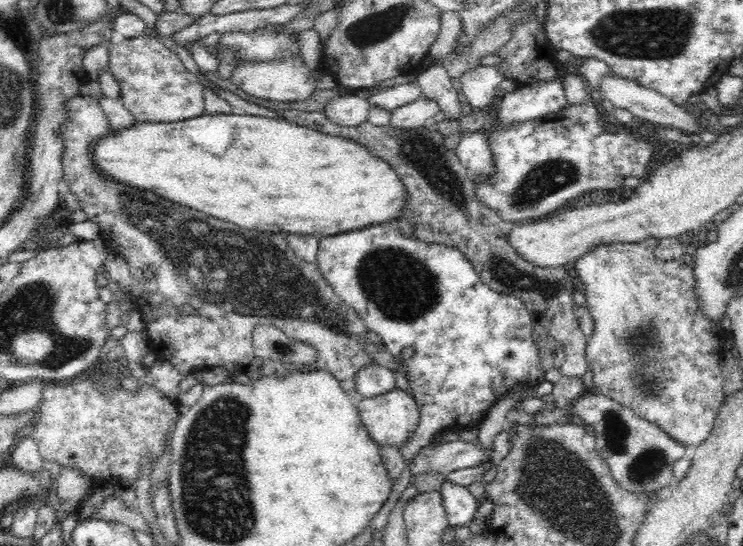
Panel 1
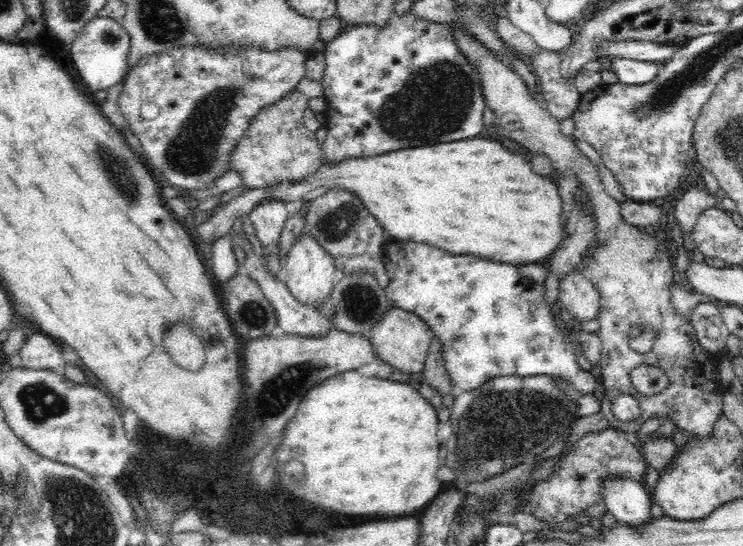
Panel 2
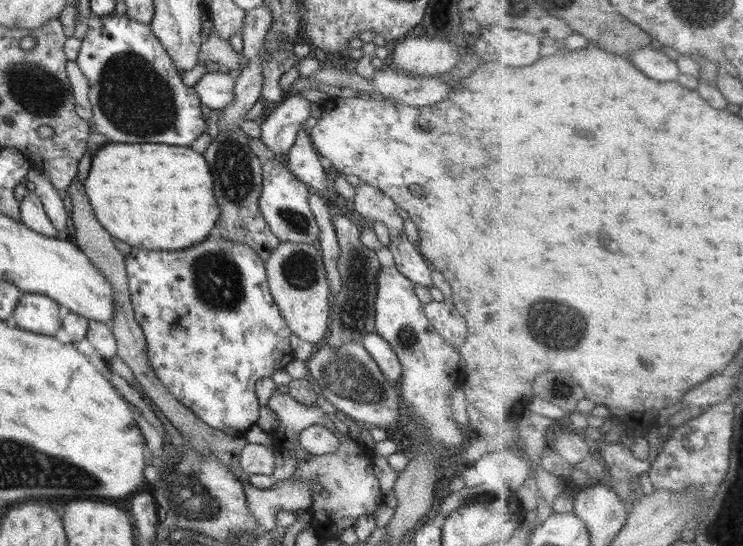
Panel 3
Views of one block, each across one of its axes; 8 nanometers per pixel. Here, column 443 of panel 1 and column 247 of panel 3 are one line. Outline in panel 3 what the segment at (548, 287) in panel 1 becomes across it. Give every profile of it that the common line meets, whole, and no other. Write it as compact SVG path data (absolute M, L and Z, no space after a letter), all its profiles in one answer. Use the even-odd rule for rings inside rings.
M241 128L220 132L204 150L203 156L214 176L214 196L222 206L222 214L216 224L218 234L222 238L228 238L230 242L250 246L265 262L281 241L270 230L266 219L260 213L259 196L263 186L262 160L250 150L248 146L250 139Z

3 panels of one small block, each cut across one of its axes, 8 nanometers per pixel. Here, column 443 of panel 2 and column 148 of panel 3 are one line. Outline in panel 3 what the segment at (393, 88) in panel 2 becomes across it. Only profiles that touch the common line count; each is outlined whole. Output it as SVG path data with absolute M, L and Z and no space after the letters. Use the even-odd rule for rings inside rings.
M114 12L106 16L91 14L86 19L88 30L81 40L76 62L82 74L88 79L90 90L88 98L92 104L90 124L96 133L103 134L108 143L145 144L188 146L206 133L207 122L202 103L194 87L182 81L182 74L176 70L174 61L152 33L150 25L142 24L128 15Z

